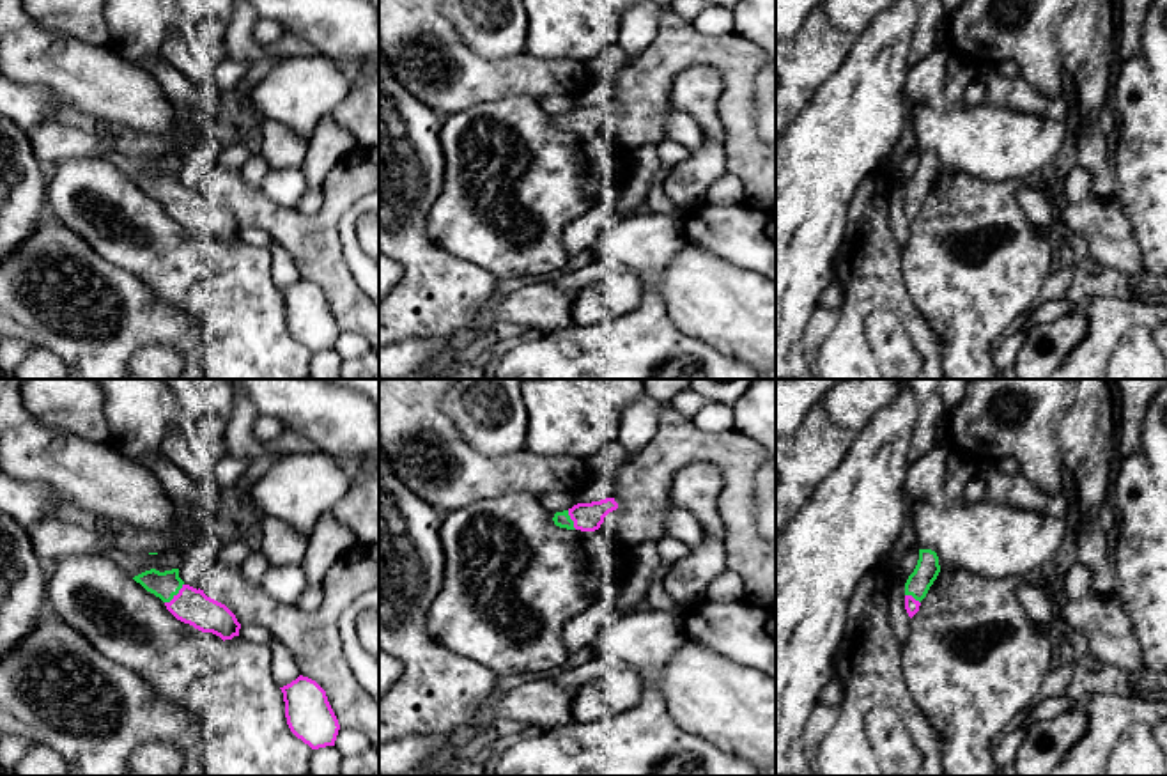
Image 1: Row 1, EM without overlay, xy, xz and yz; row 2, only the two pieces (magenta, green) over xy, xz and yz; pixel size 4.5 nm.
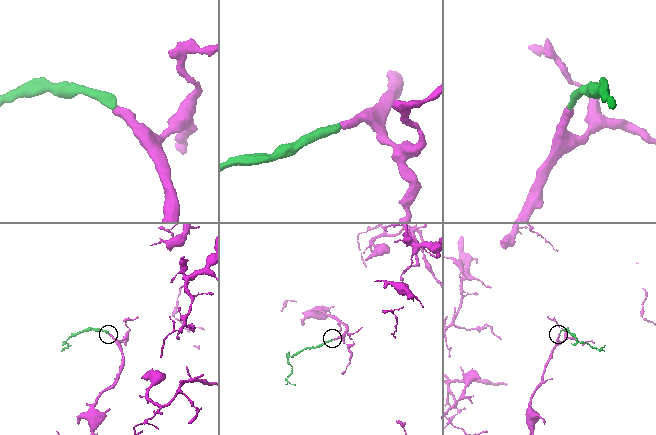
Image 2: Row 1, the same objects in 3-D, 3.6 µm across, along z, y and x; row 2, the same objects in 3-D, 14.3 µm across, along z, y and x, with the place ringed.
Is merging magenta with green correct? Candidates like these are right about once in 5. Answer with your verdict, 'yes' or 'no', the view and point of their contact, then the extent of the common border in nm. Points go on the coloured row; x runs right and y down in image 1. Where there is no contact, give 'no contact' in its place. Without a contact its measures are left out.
yes; contact xy (177, 594); length 130 nm

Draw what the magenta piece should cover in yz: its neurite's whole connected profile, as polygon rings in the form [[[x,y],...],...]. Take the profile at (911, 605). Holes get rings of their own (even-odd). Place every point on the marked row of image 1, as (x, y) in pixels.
[[[919,549],[919,560],[905,583],[905,609],[912,618],[940,572],[939,556],[931,549]]]

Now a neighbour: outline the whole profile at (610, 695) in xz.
[[[625,666],[576,689],[570,703],[572,723],[609,719],[630,710],[641,698],[643,682],[632,668]]]

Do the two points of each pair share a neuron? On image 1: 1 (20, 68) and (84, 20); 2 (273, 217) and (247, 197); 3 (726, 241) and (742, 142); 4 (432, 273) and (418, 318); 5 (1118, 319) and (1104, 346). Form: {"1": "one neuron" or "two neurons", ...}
{"1": "two neurons", "2": "one neuron", "3": "two neurons", "4": "one neuron", "5": "one neuron"}

